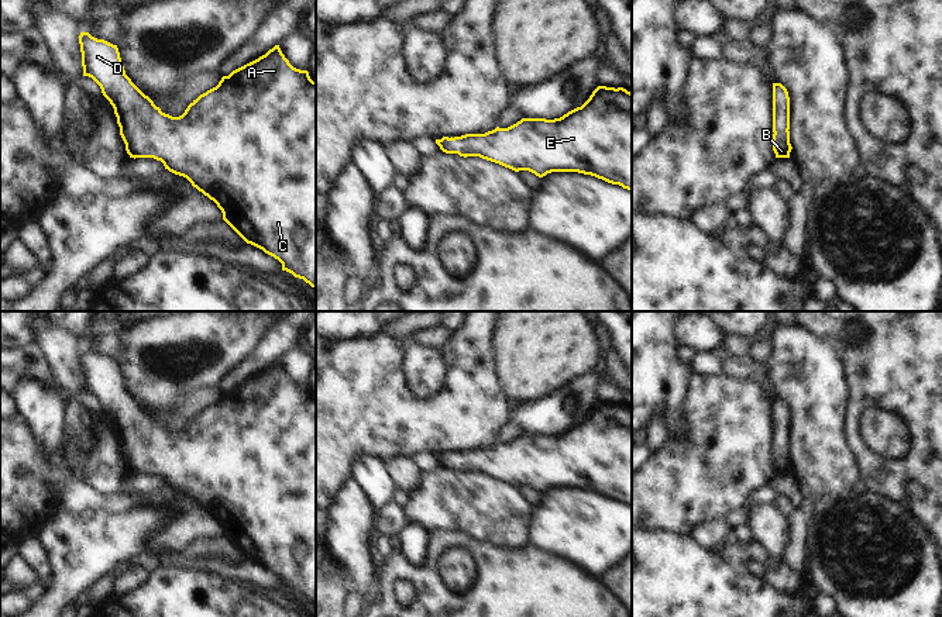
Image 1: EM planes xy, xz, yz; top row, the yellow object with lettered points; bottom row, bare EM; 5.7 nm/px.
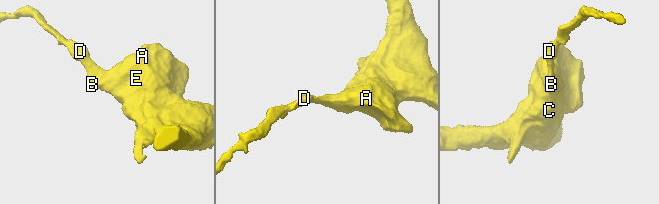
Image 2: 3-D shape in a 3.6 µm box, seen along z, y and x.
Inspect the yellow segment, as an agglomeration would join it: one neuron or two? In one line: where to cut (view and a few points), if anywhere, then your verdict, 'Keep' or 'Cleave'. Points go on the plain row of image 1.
No split. Keep.

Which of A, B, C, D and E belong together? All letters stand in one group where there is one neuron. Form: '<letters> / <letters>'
A B C D E

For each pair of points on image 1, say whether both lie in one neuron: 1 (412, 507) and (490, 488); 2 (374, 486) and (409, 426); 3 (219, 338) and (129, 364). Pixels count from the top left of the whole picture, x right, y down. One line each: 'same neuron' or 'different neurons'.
1: same neuron
2: different neurons
3: same neuron

